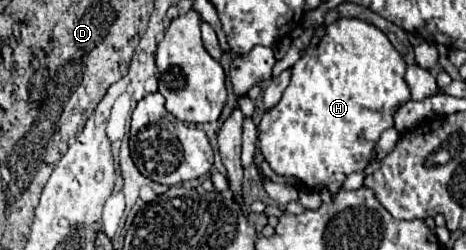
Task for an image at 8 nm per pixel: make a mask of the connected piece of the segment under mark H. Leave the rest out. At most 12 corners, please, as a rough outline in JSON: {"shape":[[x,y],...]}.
{"shape":[[358,18],[320,24],[258,126],[264,160],[338,192],[410,100]]}

